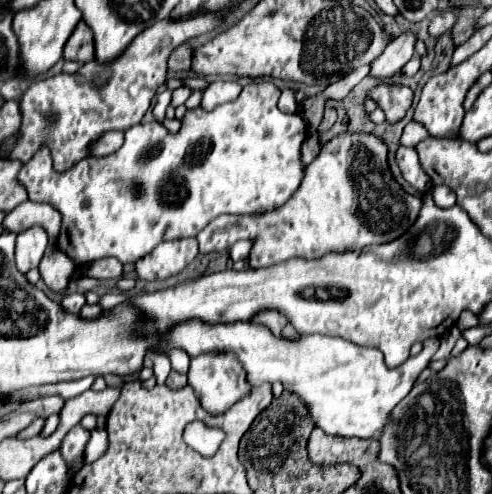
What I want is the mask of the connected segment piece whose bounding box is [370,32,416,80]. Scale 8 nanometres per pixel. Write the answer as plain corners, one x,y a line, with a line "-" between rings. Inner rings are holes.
402,32
400,36
392,38
390,44
384,48
384,52
372,62
370,76
378,80
386,80
402,70
402,66
412,58
416,46
416,34
414,32

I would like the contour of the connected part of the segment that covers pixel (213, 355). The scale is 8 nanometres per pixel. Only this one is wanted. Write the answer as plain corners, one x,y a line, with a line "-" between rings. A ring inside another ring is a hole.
208,352
194,356
188,370
188,382
192,384
202,408
206,408
206,412
210,414
226,412
230,406
236,404
238,398
246,396
246,392
250,390
250,384
246,382
246,372
232,352

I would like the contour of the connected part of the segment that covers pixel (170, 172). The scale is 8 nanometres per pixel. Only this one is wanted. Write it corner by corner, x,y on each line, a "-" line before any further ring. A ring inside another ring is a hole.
252,82
242,88
234,102
218,106
214,112
190,110
182,118
180,132
172,134
158,122
136,124
126,130
120,150
110,156
90,156
70,172
54,172
52,158
42,146
34,158
18,172
18,182
26,188
32,202
54,206
62,214
58,248
76,264
86,266
100,258
116,256
122,264
136,262
152,252
160,242
182,236
196,236
212,218
220,214
252,214
276,210
288,202
304,178
300,146
306,140
306,124
300,114
284,114
276,102
280,90
272,82

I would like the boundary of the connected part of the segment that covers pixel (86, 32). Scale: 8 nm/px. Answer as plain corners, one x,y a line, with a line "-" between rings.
78,22
76,30
68,38
68,42
64,46
64,60
76,60
80,64
94,60
92,30
84,22

